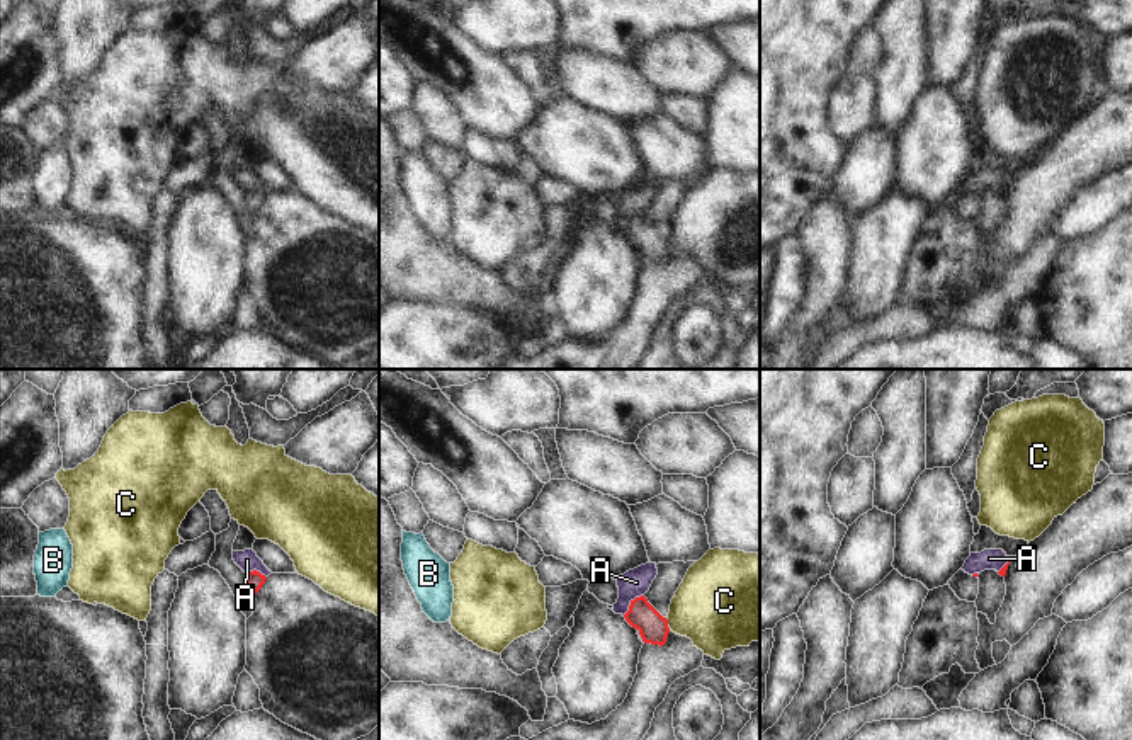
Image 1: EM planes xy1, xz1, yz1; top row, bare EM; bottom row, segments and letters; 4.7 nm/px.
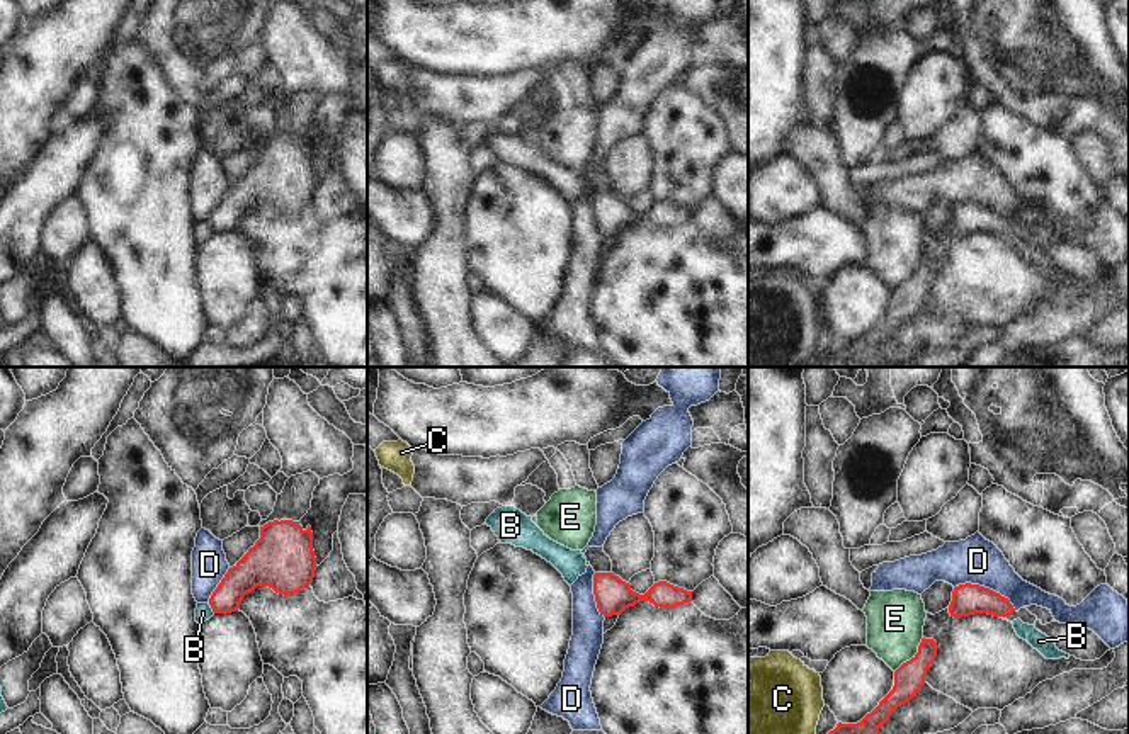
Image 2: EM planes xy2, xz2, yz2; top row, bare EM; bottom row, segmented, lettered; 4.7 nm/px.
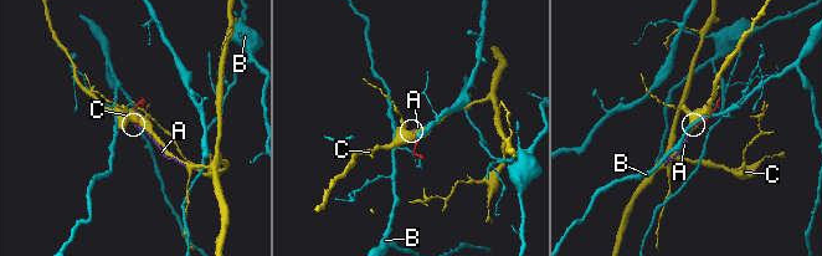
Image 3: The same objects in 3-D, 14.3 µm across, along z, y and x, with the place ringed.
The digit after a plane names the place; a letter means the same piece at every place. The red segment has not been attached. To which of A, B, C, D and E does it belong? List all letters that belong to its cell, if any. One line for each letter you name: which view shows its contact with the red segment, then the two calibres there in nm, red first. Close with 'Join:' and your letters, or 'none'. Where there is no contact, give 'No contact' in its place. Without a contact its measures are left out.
Join: none.

